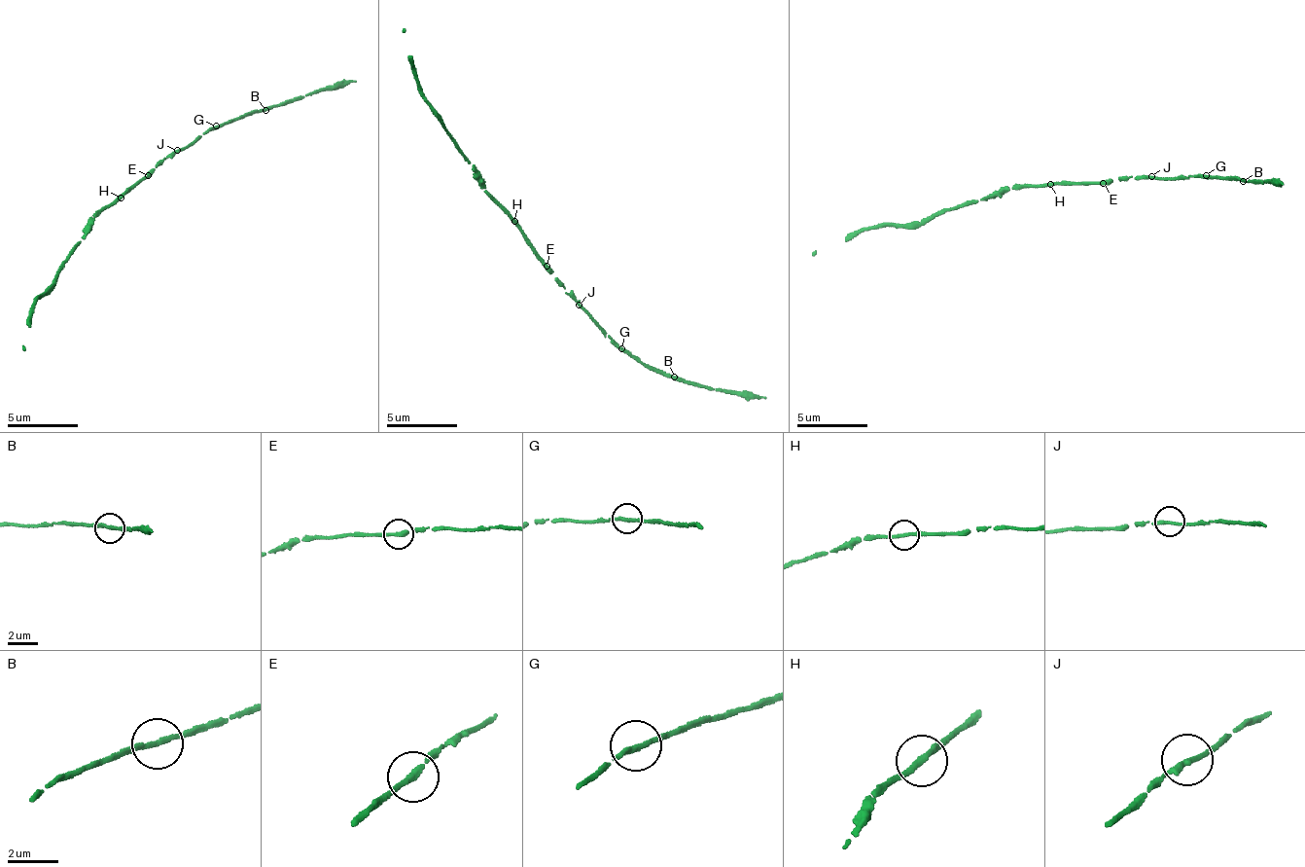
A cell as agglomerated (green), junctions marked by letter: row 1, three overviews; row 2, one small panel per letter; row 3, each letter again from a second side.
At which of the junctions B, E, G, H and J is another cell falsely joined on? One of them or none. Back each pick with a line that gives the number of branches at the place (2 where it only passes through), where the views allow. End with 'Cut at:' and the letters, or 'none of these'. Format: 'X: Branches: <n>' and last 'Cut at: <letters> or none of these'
Cut at: none of these

